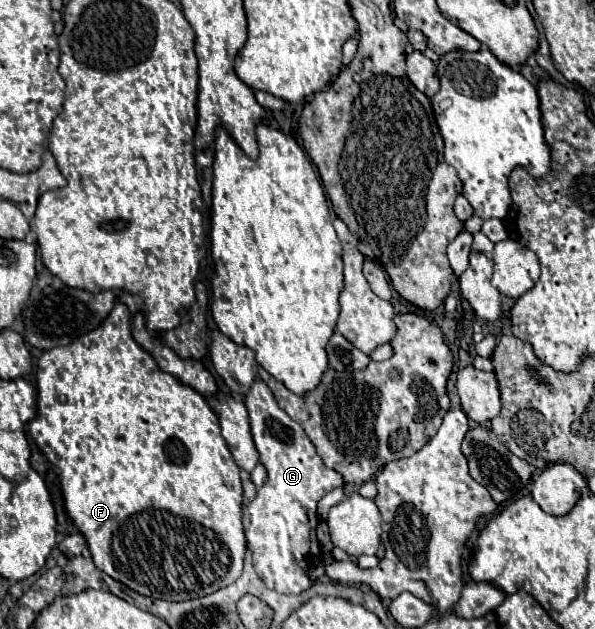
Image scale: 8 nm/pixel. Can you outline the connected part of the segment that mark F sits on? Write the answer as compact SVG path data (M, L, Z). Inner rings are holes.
M118 302L96 330L78 336L76 340L72 340L72 344L56 346L52 350L42 352L36 370L36 384L38 384L38 418L34 418L28 424L28 432L32 440L38 444L38 448L44 452L44 456L62 470L60 484L66 502L66 512L74 520L78 530L84 534L94 564L102 572L106 572L108 576L126 584L128 588L132 588L142 596L162 598L170 602L206 596L238 580L238 576L242 574L242 562L246 552L246 538L242 530L242 482L238 476L240 470L220 434L218 418L204 400L204 396L194 388L182 384L176 376L162 372L152 354L146 352L140 344L136 344L130 332L130 312L126 304ZM61 396L66 396L65 401L59 400Z

